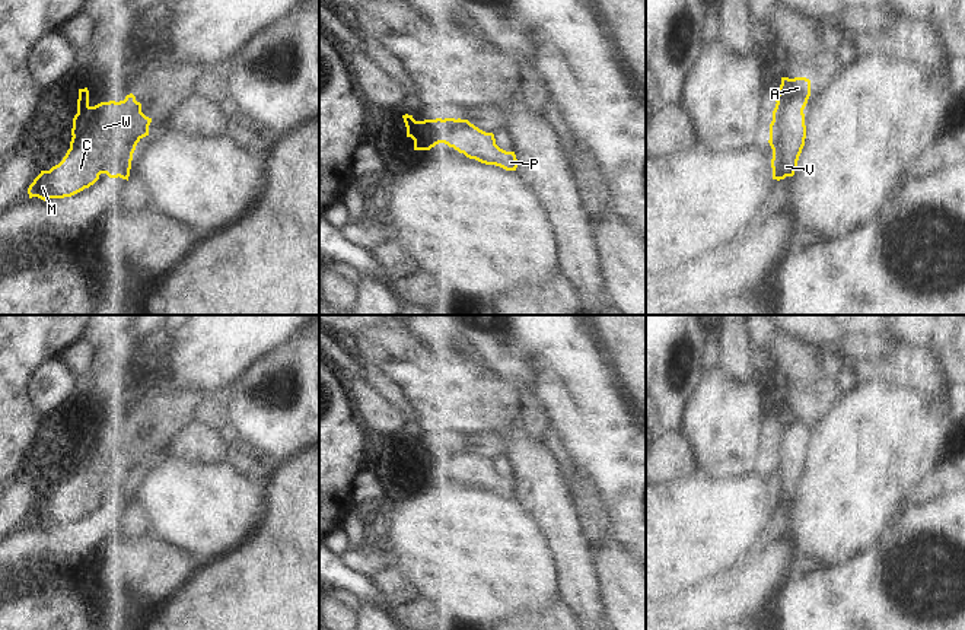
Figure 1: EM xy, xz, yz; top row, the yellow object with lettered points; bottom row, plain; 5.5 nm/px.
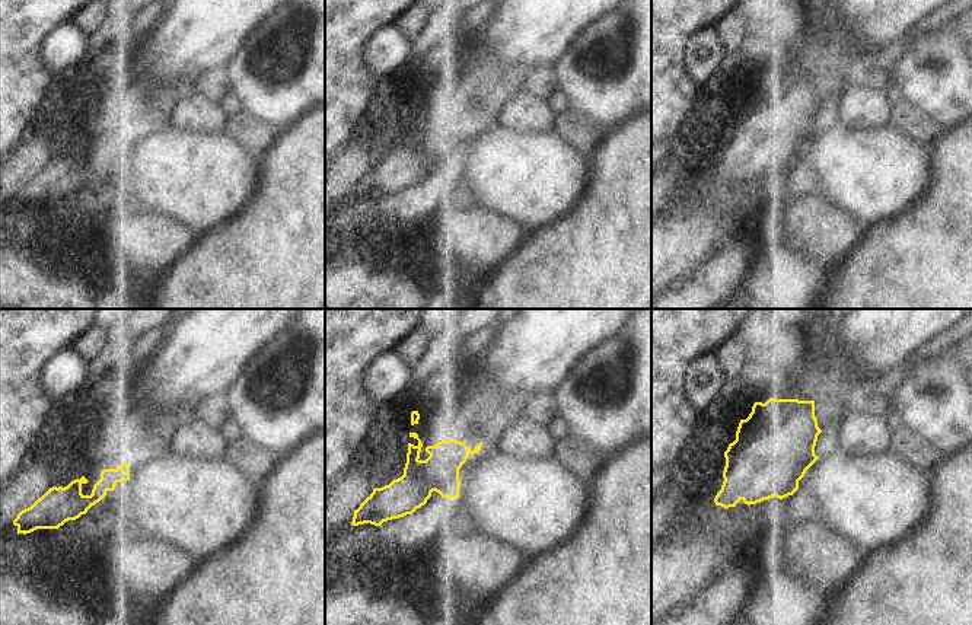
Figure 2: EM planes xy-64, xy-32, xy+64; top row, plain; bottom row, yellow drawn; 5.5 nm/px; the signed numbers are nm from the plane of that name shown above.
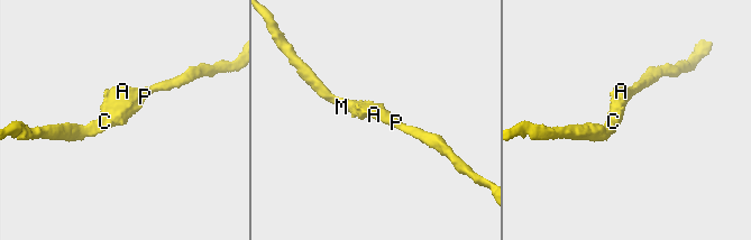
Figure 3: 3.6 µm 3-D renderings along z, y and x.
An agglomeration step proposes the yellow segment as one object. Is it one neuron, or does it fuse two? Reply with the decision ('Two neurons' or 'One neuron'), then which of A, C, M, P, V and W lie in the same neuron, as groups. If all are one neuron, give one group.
One neuron. Groups: A C M P V W

